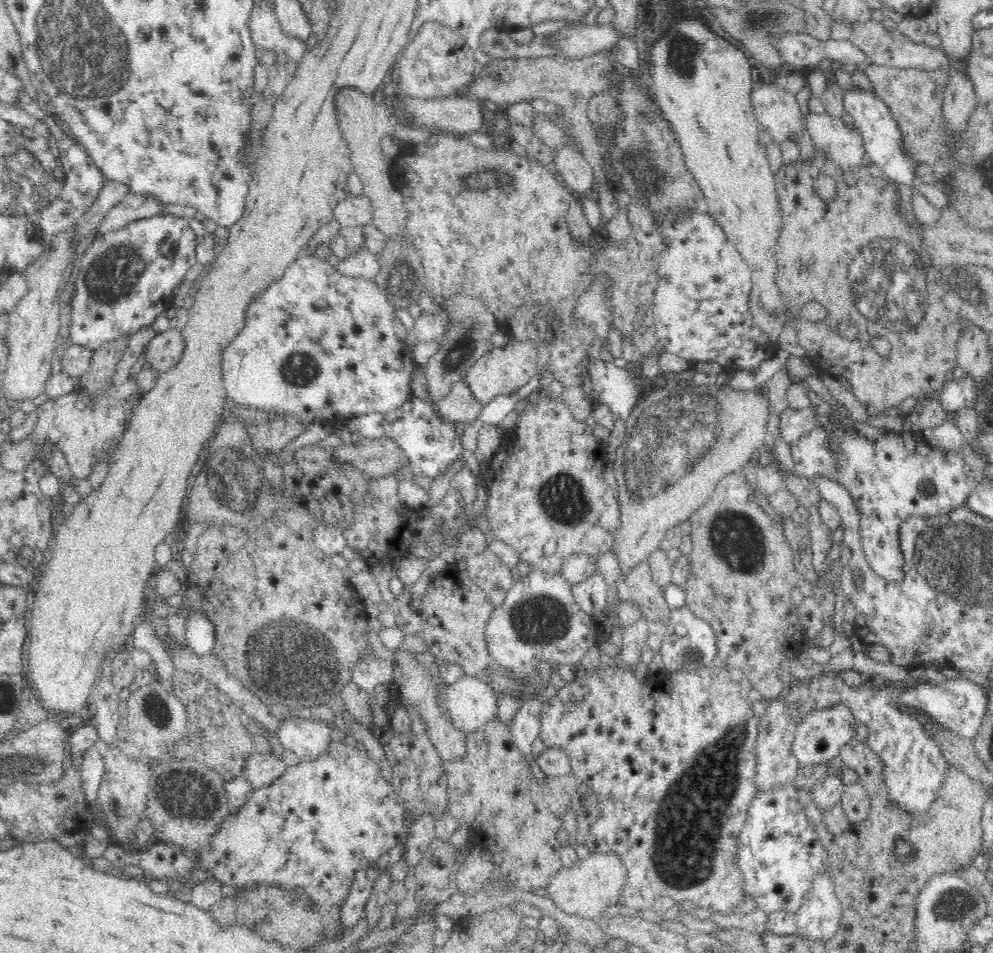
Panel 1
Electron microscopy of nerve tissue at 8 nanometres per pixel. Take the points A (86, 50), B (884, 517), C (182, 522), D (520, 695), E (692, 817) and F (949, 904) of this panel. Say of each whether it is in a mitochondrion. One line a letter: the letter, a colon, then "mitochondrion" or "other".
A: mitochondrion
B: other
C: other
D: other
E: mitochondrion
F: mitochondrion

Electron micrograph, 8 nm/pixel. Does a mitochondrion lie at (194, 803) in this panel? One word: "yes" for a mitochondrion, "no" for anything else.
yes

